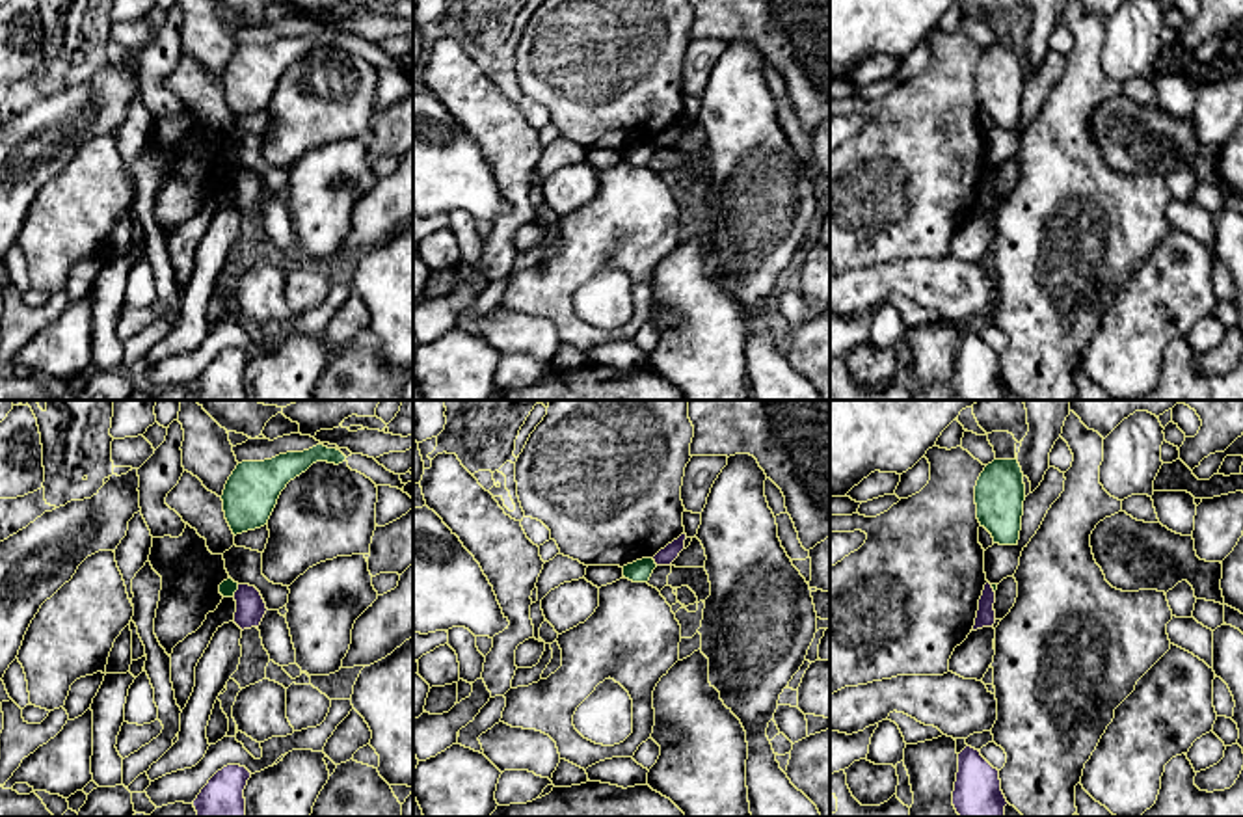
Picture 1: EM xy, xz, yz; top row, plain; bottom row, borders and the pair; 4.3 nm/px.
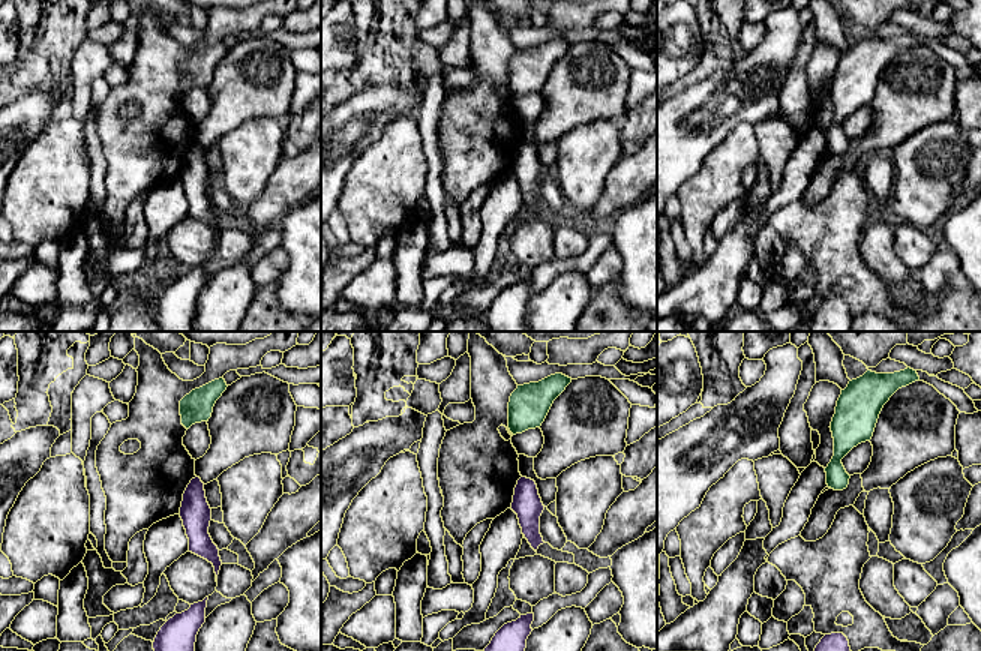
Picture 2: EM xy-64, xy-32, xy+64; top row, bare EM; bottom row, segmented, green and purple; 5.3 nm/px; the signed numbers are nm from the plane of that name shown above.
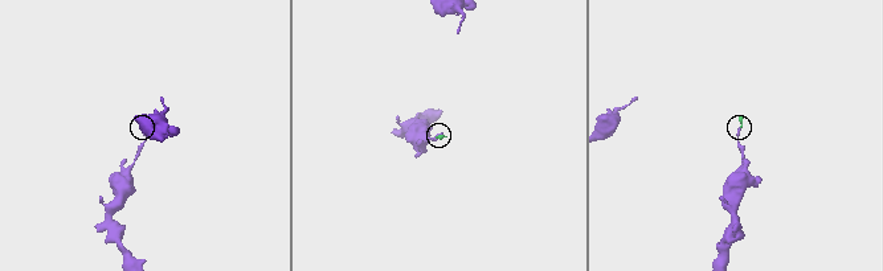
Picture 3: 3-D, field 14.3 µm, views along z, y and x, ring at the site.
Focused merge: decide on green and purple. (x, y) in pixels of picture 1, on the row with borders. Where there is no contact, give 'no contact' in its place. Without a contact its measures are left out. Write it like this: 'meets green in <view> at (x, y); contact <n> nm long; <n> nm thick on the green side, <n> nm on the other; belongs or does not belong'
meets green in xy at (237, 589); contact 70 nm long; 70 nm thick on the green side, 130 nm on the other; does not belong

